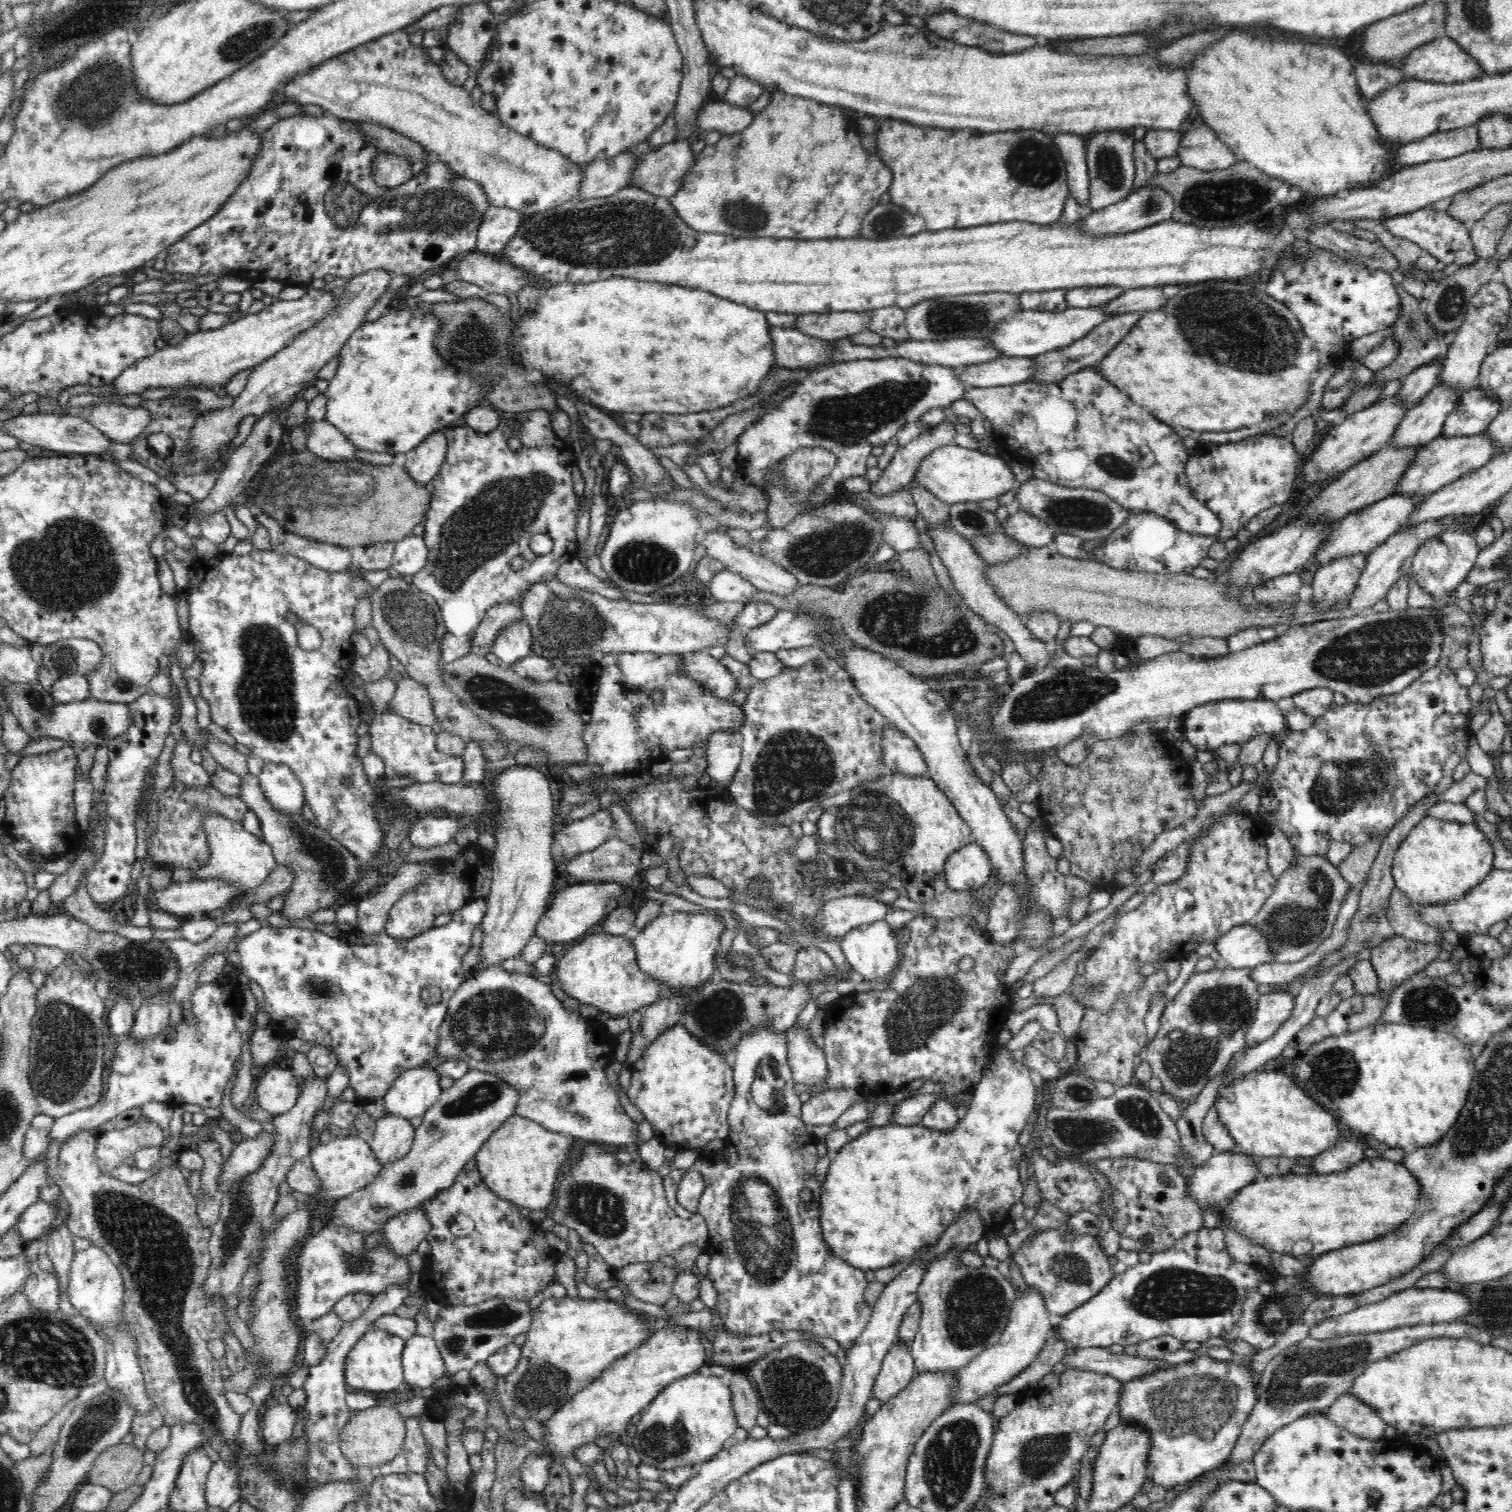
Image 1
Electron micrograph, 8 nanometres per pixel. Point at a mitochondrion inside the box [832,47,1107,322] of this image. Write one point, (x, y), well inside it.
(1030, 161)

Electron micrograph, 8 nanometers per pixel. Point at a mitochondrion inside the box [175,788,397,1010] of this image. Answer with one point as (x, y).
(332, 870)

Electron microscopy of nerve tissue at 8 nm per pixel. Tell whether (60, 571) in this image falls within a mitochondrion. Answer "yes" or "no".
yes

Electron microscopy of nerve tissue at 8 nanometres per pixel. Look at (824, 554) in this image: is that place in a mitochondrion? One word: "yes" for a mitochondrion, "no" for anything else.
yes

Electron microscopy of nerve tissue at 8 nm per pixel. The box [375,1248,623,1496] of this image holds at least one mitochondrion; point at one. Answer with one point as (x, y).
(543, 1386)

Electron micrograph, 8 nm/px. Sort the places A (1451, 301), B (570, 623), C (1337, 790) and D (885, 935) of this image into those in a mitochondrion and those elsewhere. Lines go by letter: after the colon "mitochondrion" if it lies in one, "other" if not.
A: mitochondrion
B: mitochondrion
C: mitochondrion
D: other

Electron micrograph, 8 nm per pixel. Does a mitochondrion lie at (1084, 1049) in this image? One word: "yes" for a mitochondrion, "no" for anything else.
no

